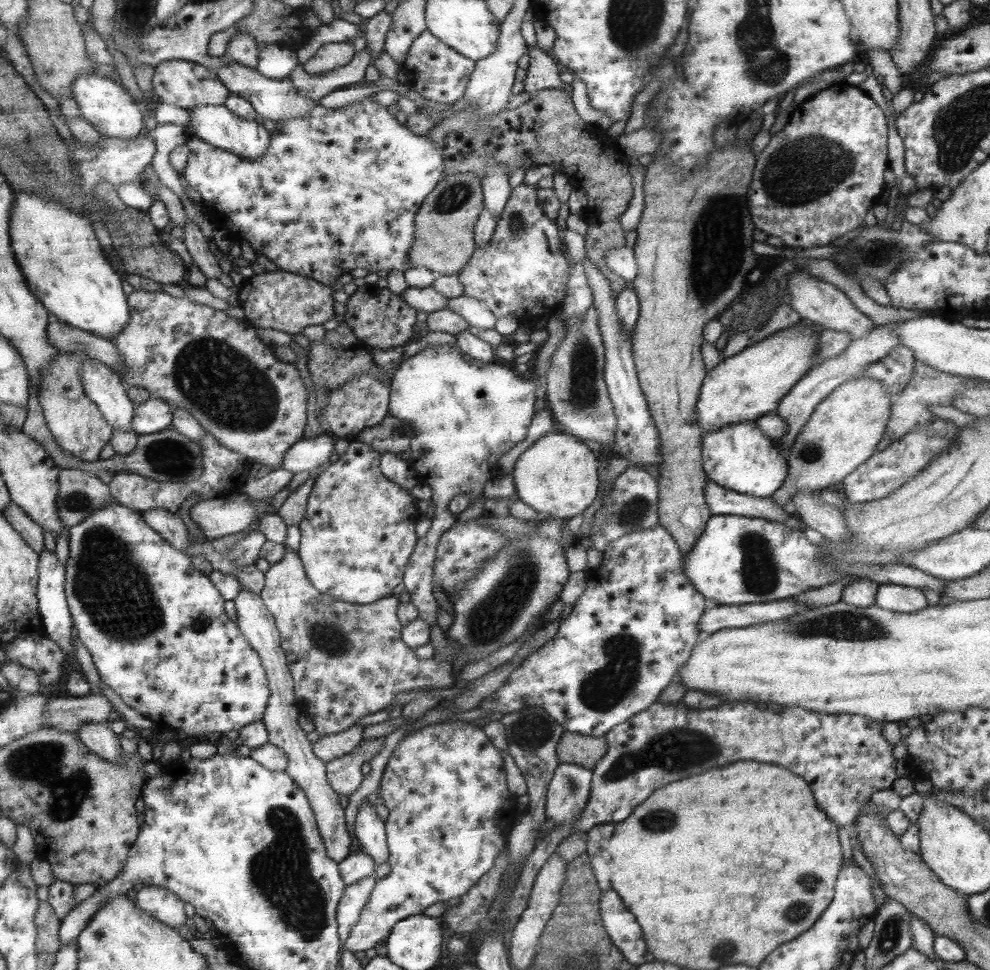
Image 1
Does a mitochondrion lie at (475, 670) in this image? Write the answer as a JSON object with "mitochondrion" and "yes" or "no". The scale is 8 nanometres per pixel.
{"mitochondrion":"yes"}

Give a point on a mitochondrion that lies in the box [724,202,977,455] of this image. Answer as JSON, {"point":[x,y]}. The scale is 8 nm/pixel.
{"point":[881,254]}

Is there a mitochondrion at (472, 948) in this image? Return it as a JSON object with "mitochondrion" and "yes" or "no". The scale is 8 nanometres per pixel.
{"mitochondrion":"no"}

